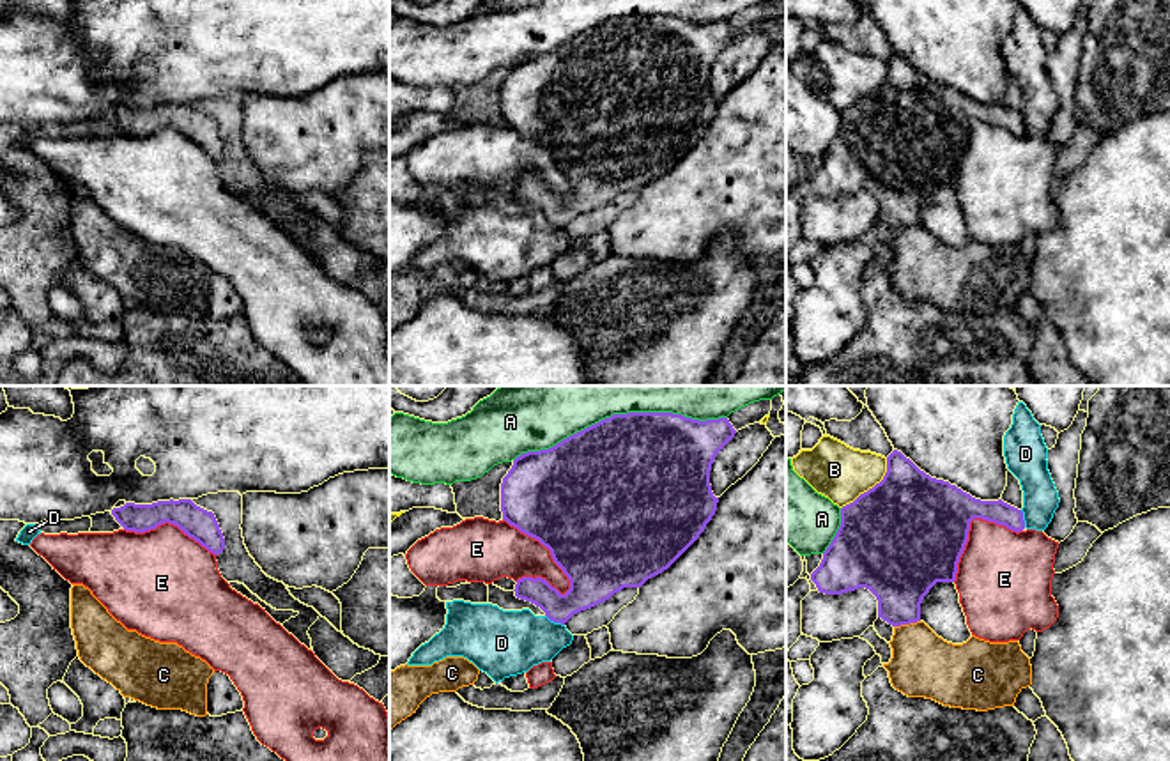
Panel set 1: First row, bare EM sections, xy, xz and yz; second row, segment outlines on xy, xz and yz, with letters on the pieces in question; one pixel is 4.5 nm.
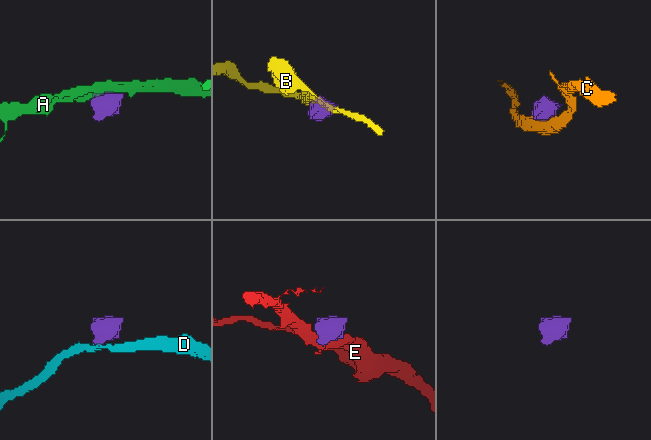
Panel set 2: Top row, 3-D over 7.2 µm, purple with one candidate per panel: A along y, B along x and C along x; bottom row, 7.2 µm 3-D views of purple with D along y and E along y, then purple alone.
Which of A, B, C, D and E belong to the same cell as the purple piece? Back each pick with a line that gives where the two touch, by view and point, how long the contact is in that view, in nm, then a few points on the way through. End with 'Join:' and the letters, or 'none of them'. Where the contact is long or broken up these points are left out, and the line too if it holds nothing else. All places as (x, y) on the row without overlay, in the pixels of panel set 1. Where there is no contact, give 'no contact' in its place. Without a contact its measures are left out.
Join: none of them

